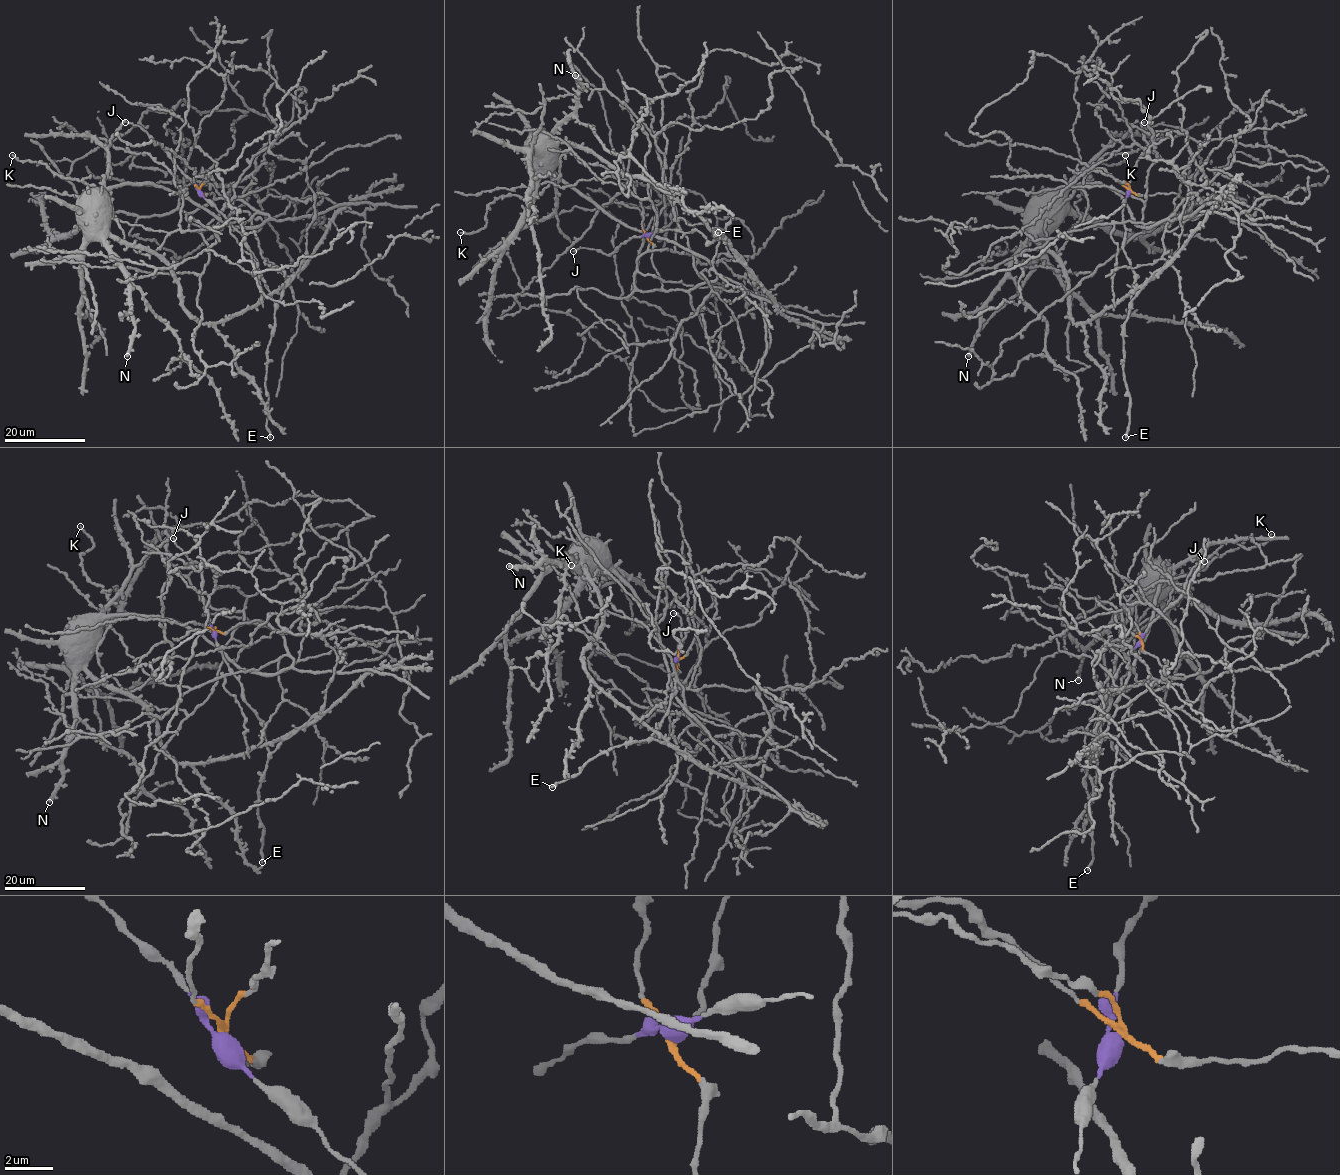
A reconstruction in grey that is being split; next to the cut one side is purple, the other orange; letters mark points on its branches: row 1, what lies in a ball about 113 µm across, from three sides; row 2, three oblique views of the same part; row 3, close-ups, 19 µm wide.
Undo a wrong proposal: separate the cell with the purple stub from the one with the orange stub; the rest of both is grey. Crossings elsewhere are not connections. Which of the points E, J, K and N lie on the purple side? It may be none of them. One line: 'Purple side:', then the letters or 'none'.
Purple side: E, J

